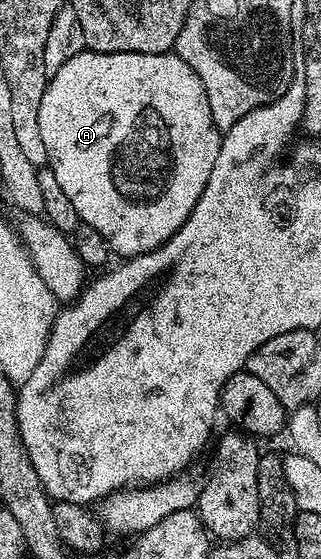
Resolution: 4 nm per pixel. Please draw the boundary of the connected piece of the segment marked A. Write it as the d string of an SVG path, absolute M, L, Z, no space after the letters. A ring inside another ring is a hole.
M84 49L78 56L70 56L58 72L54 72L48 80L46 92L42 92L42 104L38 107L38 132L42 136L42 144L46 144L48 157L47 169L54 172L62 192L74 204L74 212L81 223L90 228L98 228L108 242L108 249L113 255L121 254L121 259L127 260L157 250L194 212L194 204L198 204L198 196L206 188L206 180L210 180L210 171L214 169L214 160L218 160L218 148L222 131L216 127L210 116L210 104L206 100L206 92L202 88L202 80L174 52L167 54L103 54L97 50Z

